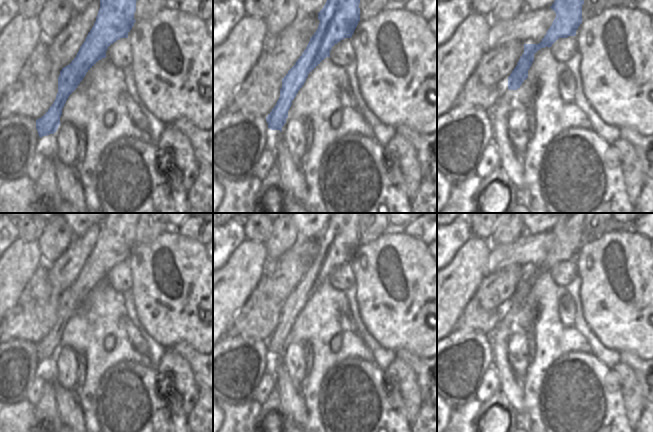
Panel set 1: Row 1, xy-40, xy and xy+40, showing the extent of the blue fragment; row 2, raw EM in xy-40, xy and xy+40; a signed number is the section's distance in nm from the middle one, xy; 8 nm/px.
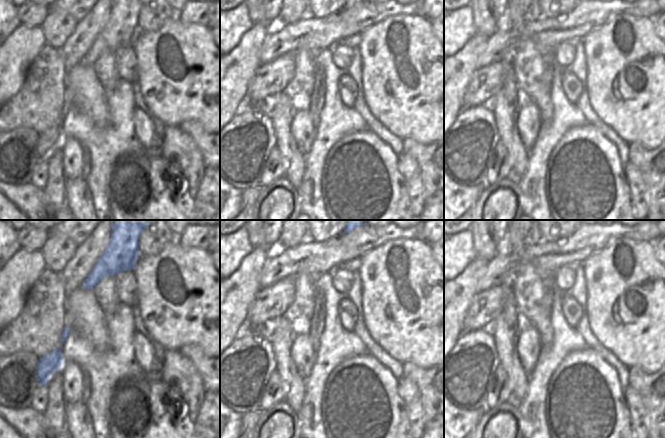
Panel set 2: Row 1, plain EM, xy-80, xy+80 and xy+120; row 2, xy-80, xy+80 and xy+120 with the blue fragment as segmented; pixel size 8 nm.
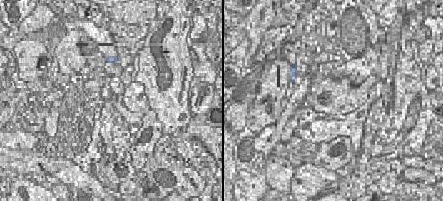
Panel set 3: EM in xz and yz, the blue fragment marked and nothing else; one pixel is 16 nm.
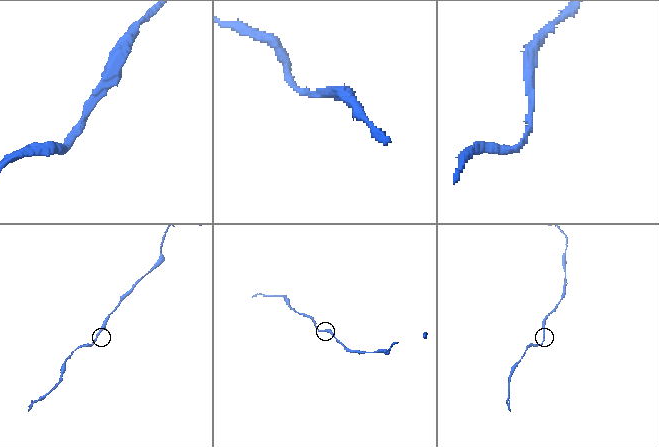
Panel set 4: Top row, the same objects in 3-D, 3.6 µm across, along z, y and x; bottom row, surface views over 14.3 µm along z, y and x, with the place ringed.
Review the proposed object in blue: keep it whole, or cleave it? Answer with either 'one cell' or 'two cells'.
one cell

